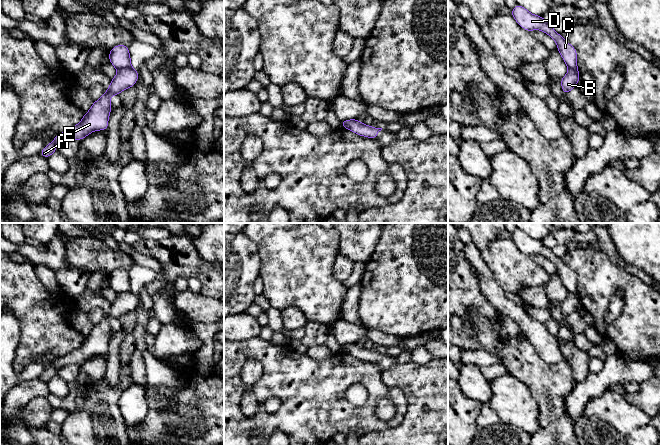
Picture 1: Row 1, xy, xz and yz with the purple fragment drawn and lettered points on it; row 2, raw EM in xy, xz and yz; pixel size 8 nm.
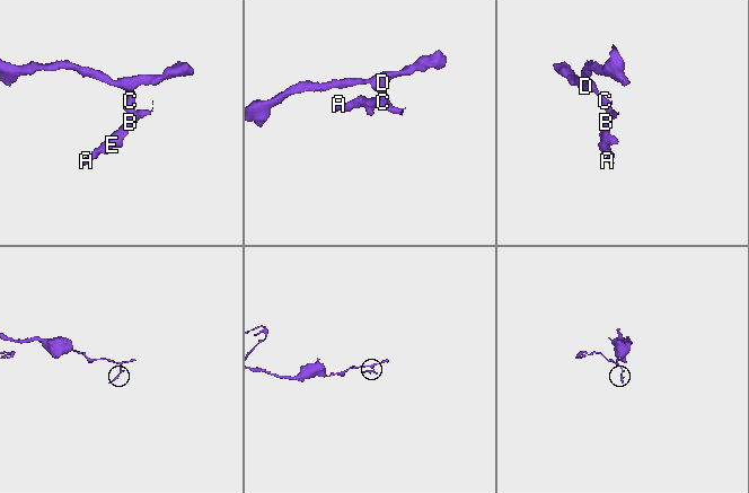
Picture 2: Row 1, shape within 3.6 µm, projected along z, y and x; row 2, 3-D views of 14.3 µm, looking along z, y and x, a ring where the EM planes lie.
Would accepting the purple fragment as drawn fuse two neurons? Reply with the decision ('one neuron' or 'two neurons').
two neurons

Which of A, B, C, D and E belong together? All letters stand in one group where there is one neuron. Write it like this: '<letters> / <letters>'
A B E / C D

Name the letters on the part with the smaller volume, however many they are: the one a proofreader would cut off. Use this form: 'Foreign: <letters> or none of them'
Foreign: A, B, E

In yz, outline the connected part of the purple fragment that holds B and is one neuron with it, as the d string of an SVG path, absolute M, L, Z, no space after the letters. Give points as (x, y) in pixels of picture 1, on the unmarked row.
M569 293L568 297L560 304L564 319L575 312L579 304L580 299L578 293Z

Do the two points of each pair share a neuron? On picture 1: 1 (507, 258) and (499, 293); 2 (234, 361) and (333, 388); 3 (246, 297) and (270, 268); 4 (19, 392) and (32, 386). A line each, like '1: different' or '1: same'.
1: different
2: same
3: different
4: same

